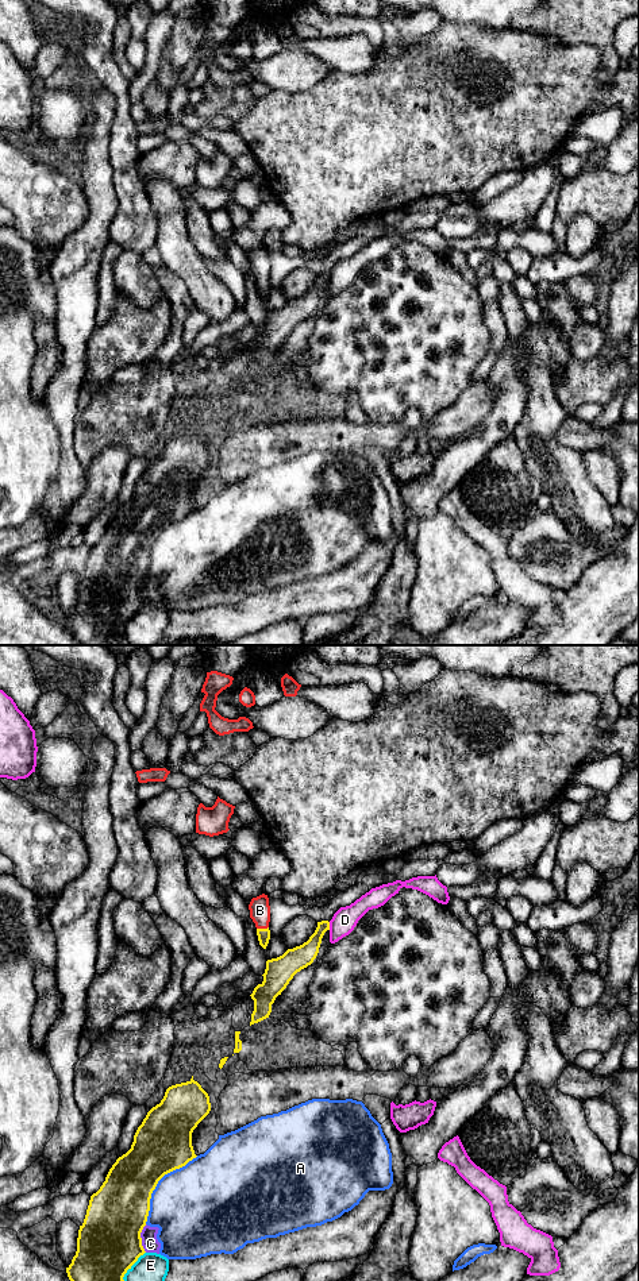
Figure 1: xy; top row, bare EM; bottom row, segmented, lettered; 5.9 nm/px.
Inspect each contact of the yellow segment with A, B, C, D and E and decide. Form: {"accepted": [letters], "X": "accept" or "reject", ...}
{"accepted": ["B"], "A": "reject", "B": "accept", "C": "reject", "D": "reject", "E": "reject"}

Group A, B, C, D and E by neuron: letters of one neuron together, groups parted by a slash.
A / B / C / D / E

